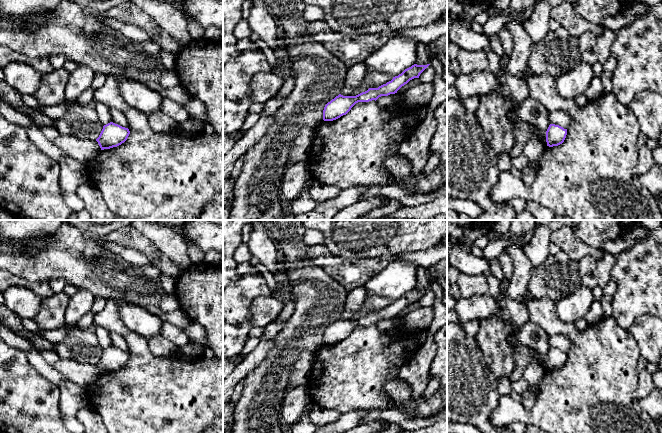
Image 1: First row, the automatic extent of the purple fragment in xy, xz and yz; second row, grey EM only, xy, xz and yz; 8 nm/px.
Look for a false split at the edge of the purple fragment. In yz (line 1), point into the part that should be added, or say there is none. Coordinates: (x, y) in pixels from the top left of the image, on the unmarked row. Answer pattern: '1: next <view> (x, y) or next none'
1: next none

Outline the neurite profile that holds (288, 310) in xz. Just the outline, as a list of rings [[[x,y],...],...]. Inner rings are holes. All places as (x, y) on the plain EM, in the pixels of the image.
[[[292,295],[291,298],[285,303],[284,309],[279,314],[279,316],[276,318],[275,322],[281,323],[281,322],[286,322],[290,319],[295,309],[294,301],[295,301],[295,297],[294,295]]]

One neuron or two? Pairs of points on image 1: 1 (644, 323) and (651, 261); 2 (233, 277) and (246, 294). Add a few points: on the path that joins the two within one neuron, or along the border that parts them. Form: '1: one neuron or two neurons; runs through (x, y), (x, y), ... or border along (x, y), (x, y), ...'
1: two neurons; border along (651, 314), (640, 315), (627, 330)
2: two neurons; border along (240, 275), (233, 283)

